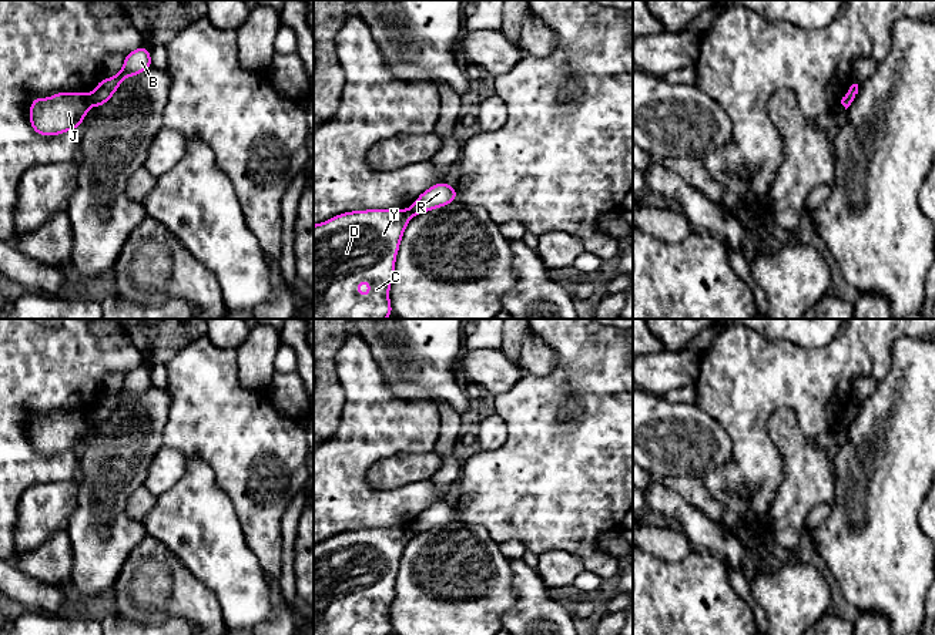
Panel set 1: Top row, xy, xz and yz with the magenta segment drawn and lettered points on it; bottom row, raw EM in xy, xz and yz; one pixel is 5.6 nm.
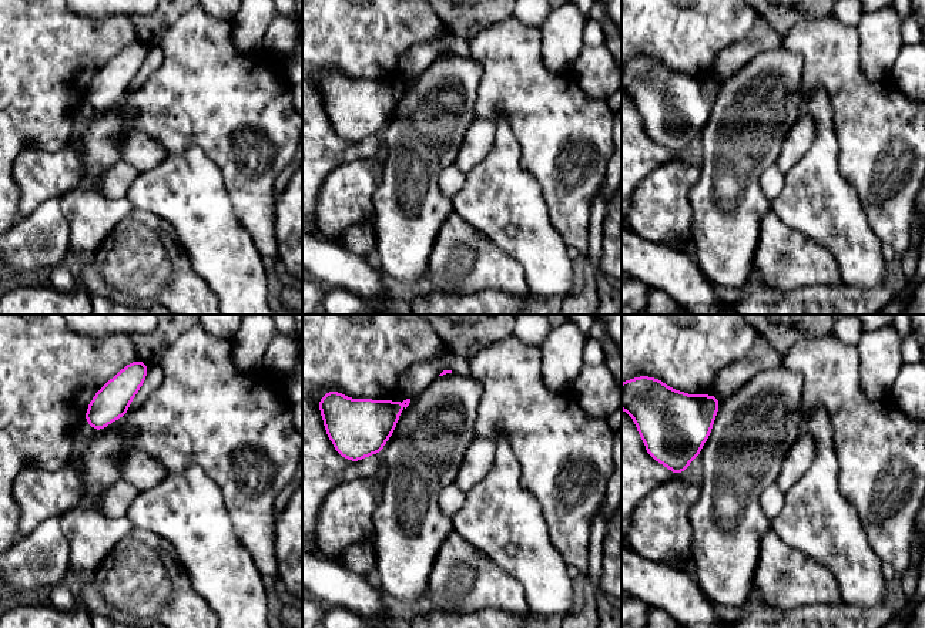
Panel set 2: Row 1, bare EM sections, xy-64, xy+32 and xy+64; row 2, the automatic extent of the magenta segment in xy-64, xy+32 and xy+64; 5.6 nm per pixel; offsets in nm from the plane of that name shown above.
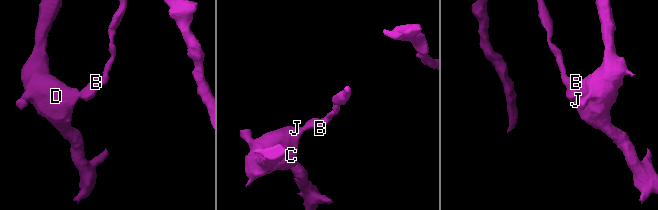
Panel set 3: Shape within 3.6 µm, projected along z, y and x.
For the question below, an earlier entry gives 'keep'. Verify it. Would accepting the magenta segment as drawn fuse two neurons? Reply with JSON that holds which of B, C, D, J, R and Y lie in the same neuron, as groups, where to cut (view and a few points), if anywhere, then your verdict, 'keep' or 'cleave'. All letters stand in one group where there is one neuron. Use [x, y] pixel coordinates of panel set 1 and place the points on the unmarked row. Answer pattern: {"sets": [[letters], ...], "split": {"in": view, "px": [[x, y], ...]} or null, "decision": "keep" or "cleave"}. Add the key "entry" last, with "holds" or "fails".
{"sets": [["B", "R"], ["C", "D", "J", "Y"]], "split": {"in": "xy", "px": [[90, 415], [91, 423]]}, "decision": "cleave", "entry": "fails"}

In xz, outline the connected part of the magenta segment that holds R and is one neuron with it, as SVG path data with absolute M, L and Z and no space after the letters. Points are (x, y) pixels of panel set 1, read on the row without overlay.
M436 501L418 515L409 530L412 534L420 534L430 528L446 525L456 518L458 514L455 505L450 505L446 501Z

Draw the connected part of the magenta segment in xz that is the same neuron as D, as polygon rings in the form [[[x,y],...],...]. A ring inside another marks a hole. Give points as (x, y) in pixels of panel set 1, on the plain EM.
[[[366,528],[339,532],[314,544],[314,635],[391,635],[389,608],[403,550],[412,538],[409,528]],[[366,599],[369,612],[362,615],[358,604]]]

